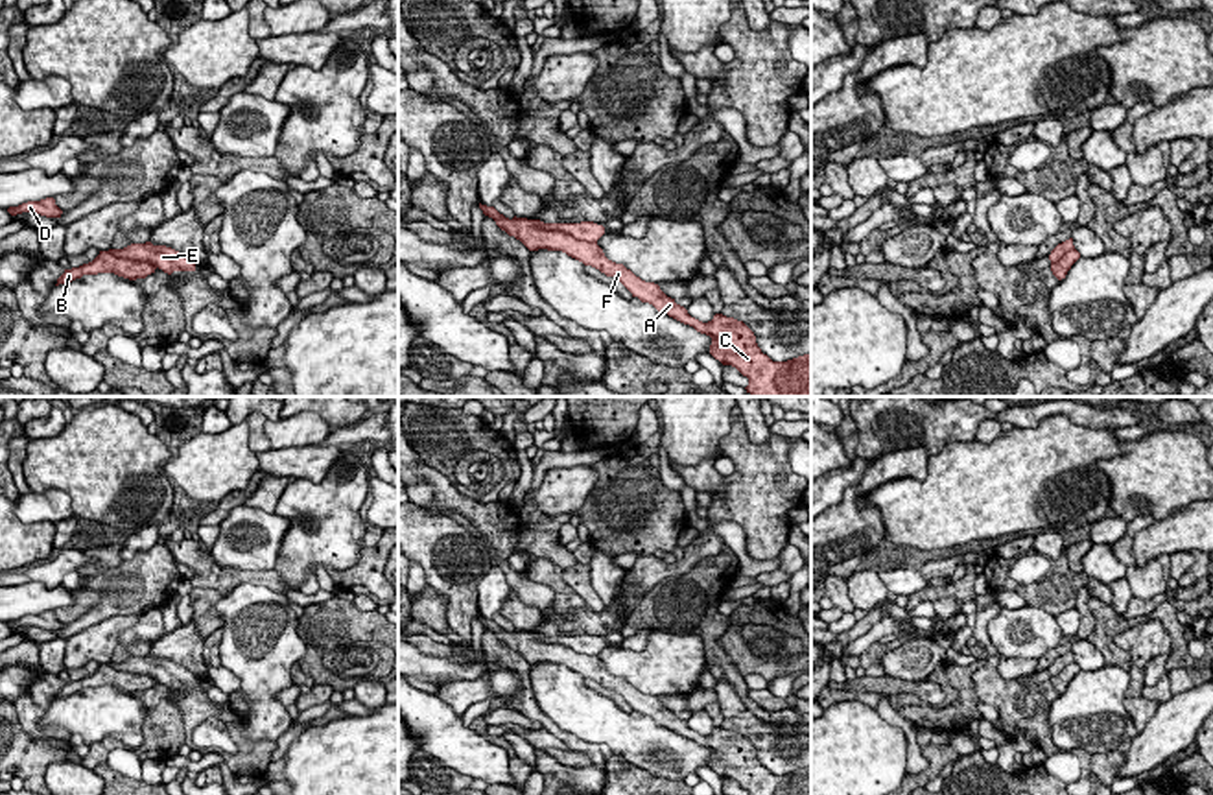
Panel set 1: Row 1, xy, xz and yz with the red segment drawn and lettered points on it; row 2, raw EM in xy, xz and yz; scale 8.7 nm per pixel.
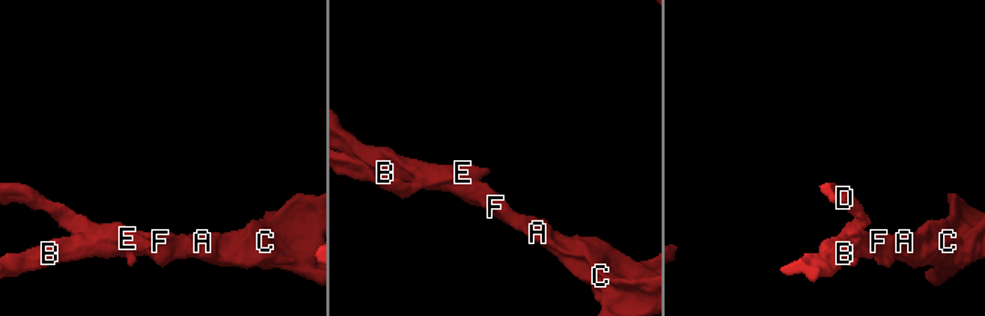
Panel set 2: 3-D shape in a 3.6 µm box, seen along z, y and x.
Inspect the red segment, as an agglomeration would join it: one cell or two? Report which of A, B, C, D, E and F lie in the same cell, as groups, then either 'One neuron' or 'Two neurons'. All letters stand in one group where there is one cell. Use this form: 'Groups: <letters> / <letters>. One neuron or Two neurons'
Groups: A B C F / D E. Two neurons

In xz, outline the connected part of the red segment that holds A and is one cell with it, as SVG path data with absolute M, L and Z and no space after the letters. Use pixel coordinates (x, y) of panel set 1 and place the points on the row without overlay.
M479 616L485 629L509 649L520 653L529 664L548 662L562 664L568 670L592 679L606 690L618 692L632 710L653 718L658 725L693 740L697 745L712 751L710 767L723 778L736 780L748 795L811 795L811 767L787 775L772 775L756 756L754 745L734 730L715 727L712 734L702 736L688 723L667 710L658 697L645 695L623 677L608 673L597 655L581 655L560 644L546 644L544 635L527 631L505 631L494 620Z

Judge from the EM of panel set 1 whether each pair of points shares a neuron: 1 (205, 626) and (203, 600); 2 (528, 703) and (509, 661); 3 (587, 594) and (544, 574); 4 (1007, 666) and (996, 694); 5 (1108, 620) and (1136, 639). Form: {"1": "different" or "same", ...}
{"1": "same", "2": "same", "3": "different", "4": "different", "5": "different"}

